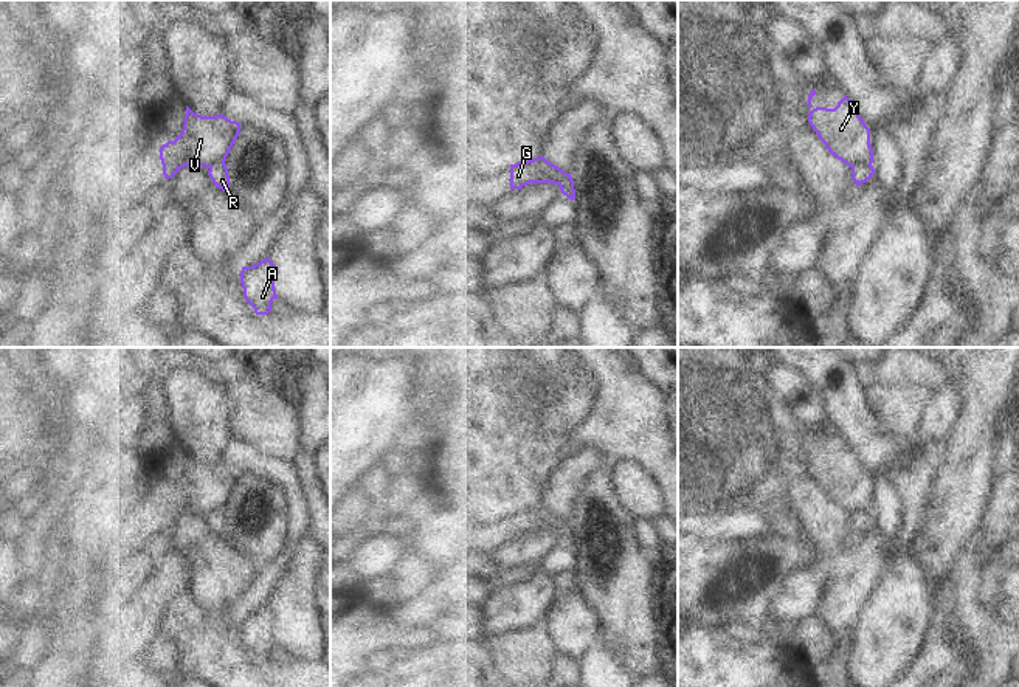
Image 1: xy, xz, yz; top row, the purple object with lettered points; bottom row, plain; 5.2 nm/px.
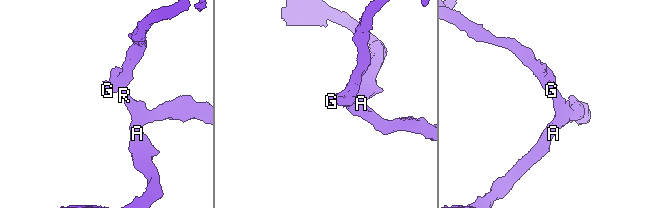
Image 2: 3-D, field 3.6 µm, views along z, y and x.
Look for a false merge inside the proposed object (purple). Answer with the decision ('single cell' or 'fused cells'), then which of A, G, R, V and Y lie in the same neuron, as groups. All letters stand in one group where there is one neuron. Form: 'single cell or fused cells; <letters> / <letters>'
fused cells; A R / G V Y

